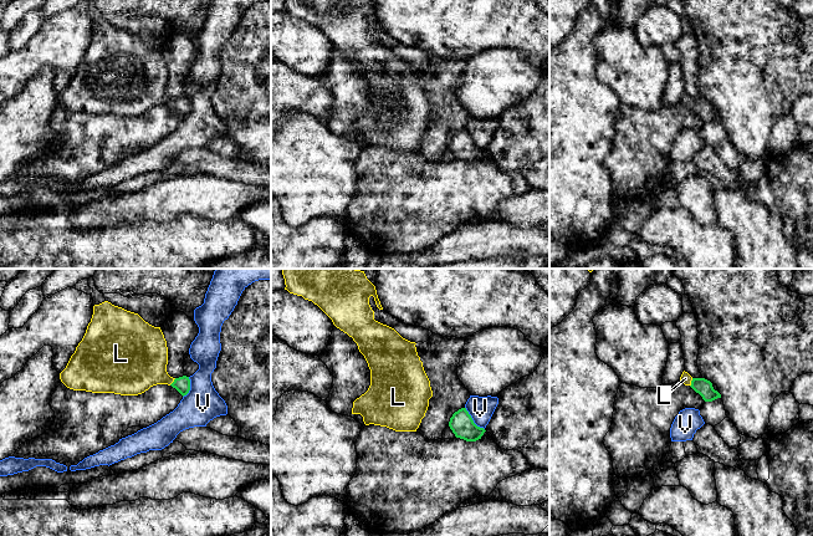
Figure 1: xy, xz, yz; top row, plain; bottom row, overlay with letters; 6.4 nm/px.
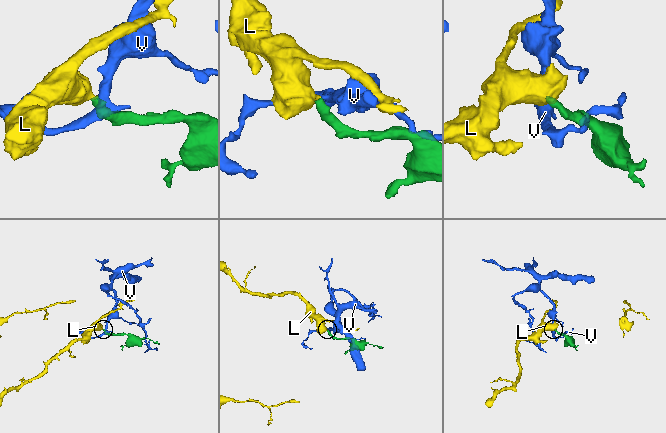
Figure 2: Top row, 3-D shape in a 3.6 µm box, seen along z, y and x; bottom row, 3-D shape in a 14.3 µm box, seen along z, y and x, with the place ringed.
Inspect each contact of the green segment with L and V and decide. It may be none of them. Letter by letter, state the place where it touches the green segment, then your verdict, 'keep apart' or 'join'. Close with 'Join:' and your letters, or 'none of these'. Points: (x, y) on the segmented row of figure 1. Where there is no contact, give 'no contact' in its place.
L: yz (691, 382) | join
V: xz (471, 419) | keep apart
Join: L

